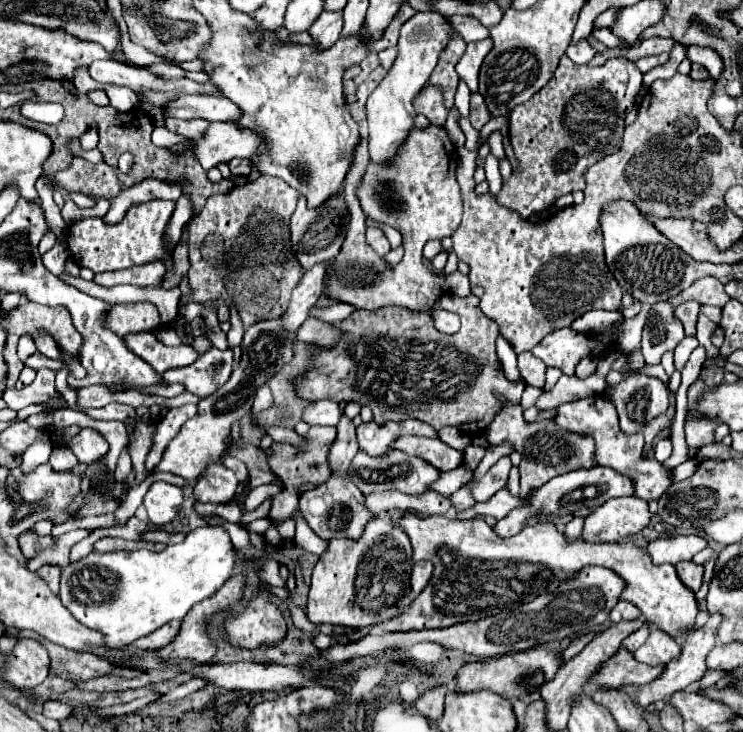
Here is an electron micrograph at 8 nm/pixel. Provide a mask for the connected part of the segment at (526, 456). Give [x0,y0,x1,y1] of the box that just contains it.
[486,404,592,494]

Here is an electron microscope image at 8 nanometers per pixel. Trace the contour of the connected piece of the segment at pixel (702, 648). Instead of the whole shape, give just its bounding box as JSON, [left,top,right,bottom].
[638,614,722,706]

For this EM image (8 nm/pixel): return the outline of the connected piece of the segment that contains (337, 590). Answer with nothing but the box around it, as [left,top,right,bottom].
[308,516,412,628]

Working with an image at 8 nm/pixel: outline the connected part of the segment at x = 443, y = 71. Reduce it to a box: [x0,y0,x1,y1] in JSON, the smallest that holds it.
[428,34,466,108]

